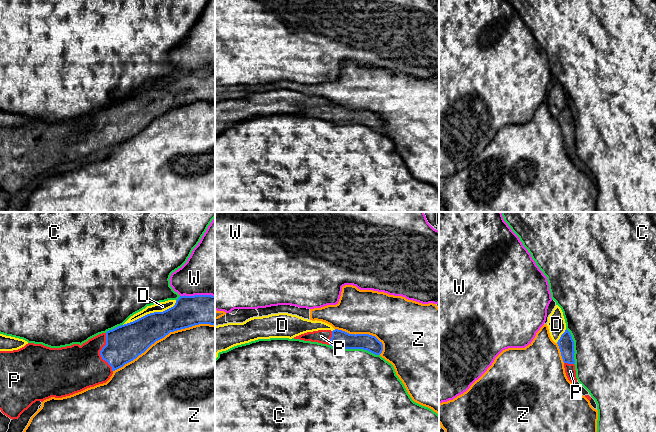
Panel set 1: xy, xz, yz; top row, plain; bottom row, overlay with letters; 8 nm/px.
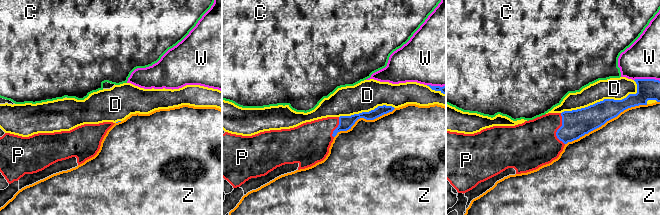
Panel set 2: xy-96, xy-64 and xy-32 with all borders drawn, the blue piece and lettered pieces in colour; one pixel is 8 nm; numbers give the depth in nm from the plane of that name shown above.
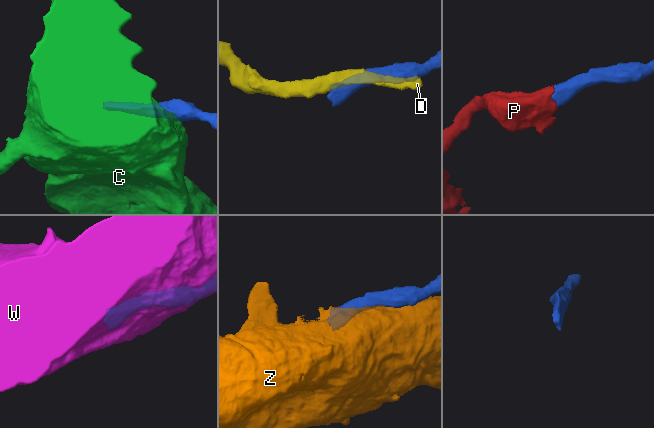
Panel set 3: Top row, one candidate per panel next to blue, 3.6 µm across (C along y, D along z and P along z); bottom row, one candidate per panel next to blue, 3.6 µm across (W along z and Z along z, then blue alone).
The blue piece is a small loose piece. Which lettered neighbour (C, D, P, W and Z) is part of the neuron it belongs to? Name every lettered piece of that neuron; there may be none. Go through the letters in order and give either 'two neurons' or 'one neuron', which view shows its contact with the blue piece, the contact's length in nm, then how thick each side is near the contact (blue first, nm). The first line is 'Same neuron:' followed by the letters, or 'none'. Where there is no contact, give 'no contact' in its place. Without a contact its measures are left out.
Same neuron: P
C: two neurons; contact in xz; length 420 nm; calibres 150 and 500 nm
D: two neurons; contact in xy; length 480 nm; calibres 260 and 80 nm
P: one neuron; contact in xy; length 320 nm; calibres 300 and 380 nm
W: two neurons; contact in xy; length 280 nm; calibres 240 and 420 nm
Z: two neurons; contact in xy; length 900 nm; calibres 280 and 500 nm

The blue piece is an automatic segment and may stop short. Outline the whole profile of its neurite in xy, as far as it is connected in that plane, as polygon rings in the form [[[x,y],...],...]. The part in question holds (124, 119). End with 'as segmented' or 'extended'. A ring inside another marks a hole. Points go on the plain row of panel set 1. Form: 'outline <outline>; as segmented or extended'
outline [[[180,72],[173,83],[99,110],[81,122],[50,124],[28,119],[18,126],[0,127],[0,186],[10,195],[18,195],[36,177],[70,172],[106,159],[115,146],[136,135],[170,108],[199,100],[215,101],[215,72]]]; extended

